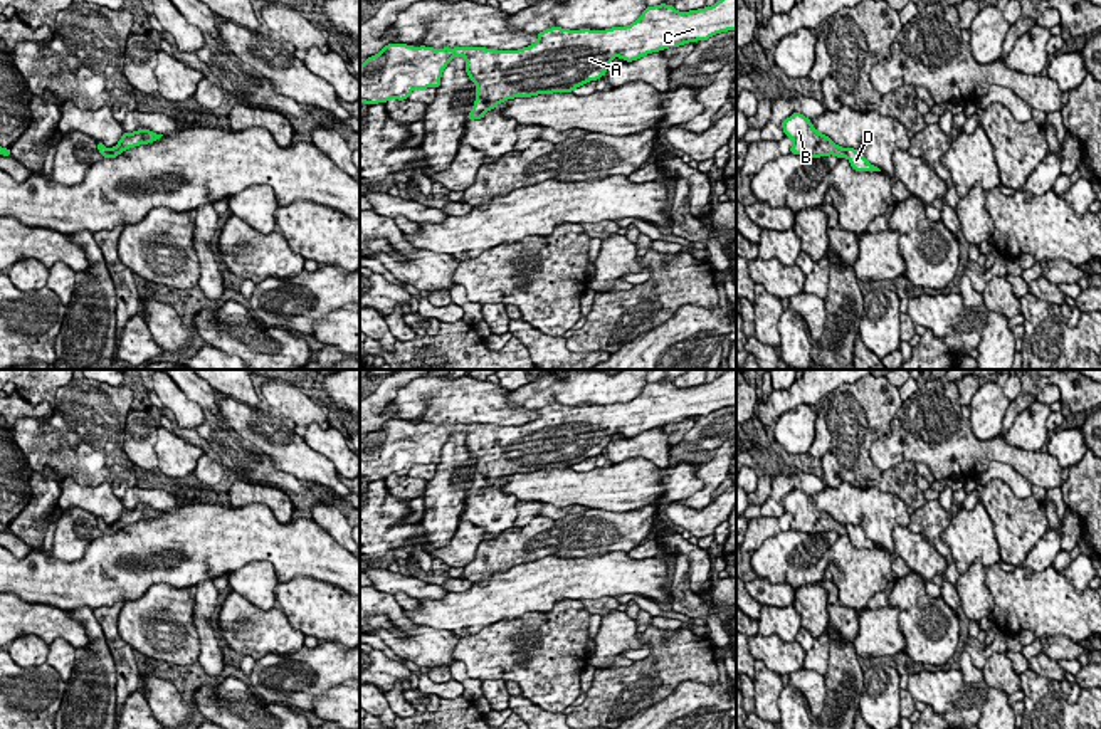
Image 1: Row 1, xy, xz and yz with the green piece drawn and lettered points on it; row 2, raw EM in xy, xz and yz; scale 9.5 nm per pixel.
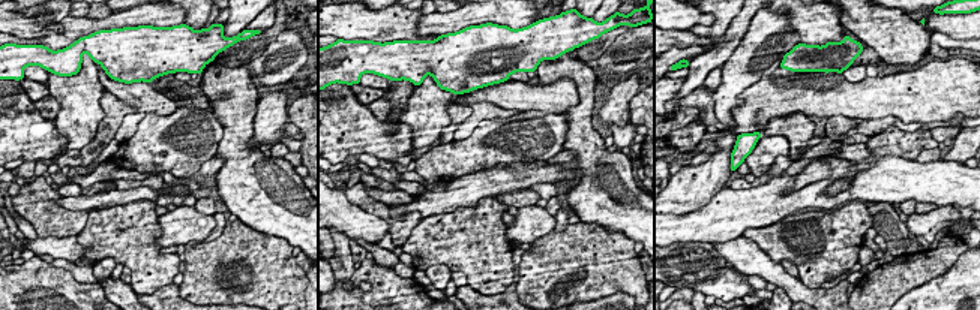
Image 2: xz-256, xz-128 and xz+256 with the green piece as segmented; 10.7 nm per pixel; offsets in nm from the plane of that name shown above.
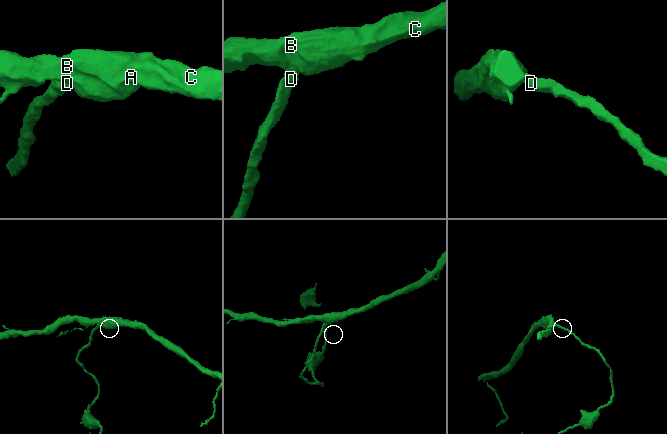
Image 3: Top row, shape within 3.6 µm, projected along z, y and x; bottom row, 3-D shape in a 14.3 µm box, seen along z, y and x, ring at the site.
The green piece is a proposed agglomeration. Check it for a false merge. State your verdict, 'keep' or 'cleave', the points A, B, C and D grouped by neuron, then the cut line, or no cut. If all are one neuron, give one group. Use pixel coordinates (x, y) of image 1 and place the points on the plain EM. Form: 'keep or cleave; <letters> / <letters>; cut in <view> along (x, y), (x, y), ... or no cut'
keep; A B C D; no cut

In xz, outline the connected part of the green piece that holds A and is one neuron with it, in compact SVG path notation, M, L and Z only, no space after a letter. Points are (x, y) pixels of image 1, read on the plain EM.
M726 370L713 383L677 388L672 381L647 383L627 403L570 406L551 403L538 417L518 427L486 423L412 423L388 420L360 443L360 479L378 480L408 475L414 465L439 464L452 433L466 435L466 448L476 464L476 479L466 496L482 496L486 487L513 474L572 469L603 454L614 433L627 438L667 423L736 406L736 370Z

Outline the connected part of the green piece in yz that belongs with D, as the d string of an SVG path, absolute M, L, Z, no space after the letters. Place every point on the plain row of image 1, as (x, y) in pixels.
M793 489L782 499L783 509L792 514L792 531L807 534L820 534L834 531L847 534L856 548L881 548L877 543L866 538L861 526L840 524L829 512L820 511L809 494Z

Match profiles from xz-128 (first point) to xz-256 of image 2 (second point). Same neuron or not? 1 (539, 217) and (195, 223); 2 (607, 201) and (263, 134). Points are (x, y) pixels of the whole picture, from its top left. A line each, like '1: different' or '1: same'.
1: same
2: different

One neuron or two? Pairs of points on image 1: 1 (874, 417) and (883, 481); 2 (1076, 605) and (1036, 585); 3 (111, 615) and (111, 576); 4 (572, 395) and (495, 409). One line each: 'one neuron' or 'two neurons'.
1: one neuron
2: one neuron
3: two neurons
4: two neurons

